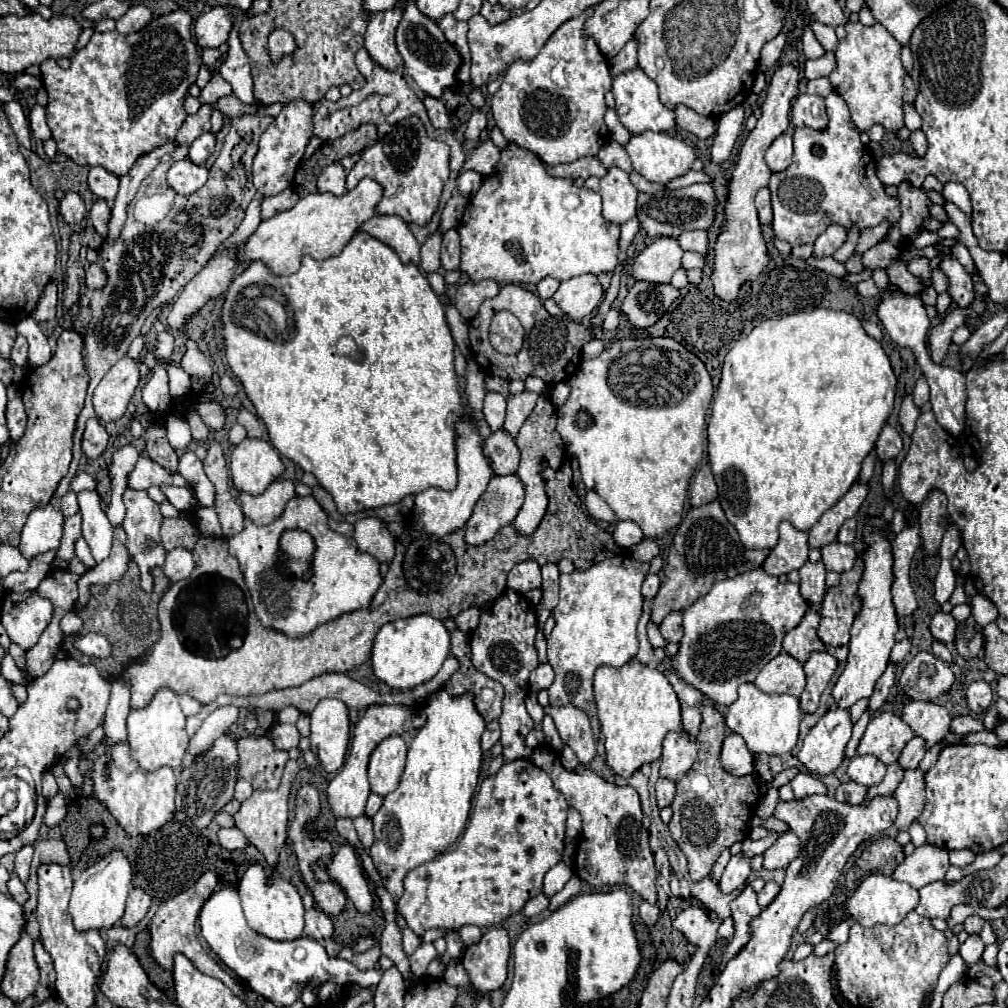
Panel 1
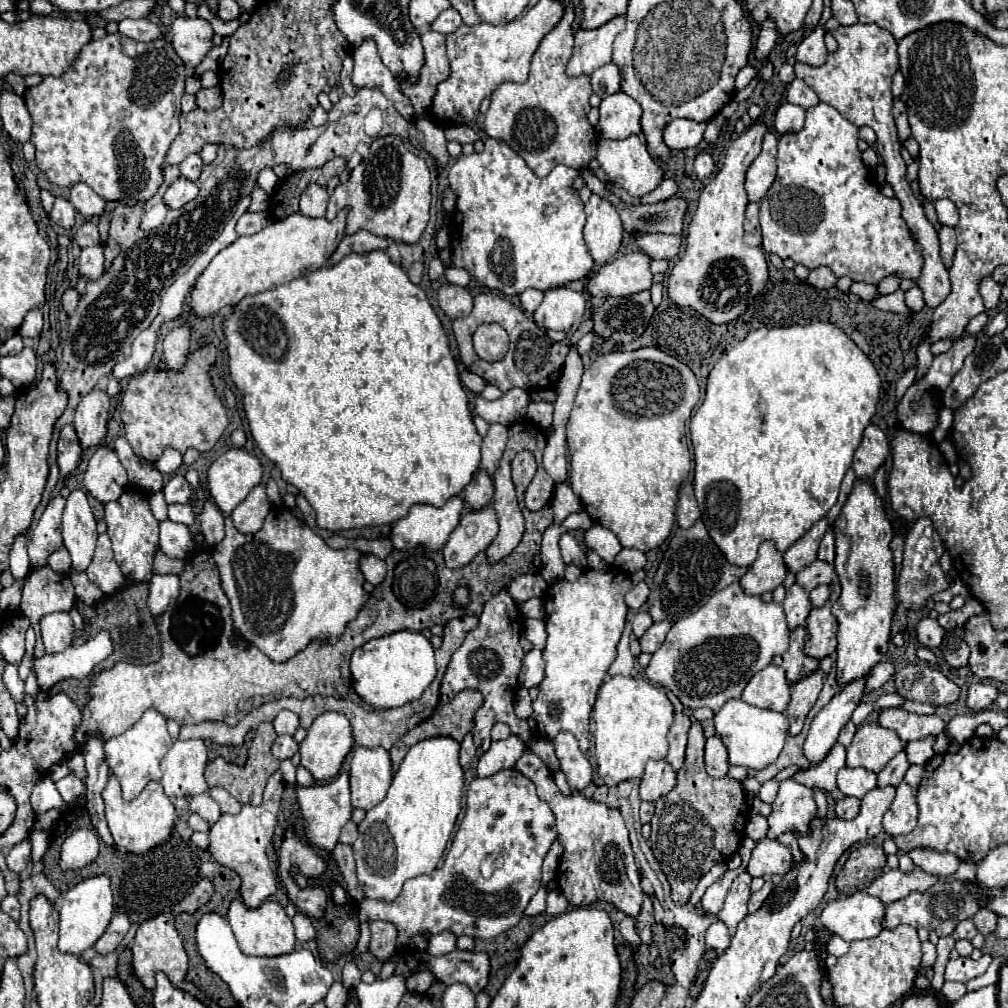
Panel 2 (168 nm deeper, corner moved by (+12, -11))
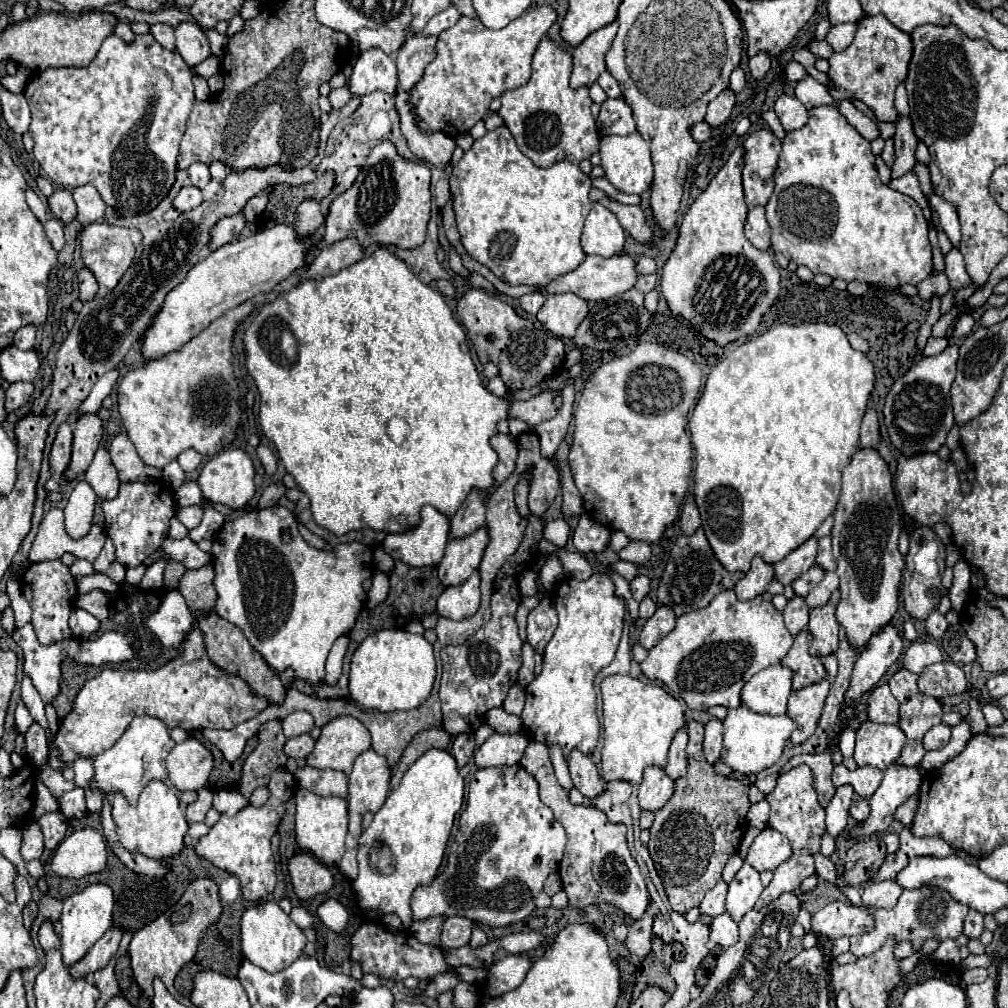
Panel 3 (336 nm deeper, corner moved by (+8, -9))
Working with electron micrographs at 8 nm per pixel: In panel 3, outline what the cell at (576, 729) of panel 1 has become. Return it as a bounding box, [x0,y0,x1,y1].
[567,749,605,799]

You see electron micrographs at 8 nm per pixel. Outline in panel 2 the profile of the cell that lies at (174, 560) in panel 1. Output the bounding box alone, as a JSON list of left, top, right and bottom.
[149,575,179,615]

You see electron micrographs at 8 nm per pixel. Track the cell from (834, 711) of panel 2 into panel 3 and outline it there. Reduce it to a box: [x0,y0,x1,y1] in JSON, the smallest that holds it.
[845,623,905,703]

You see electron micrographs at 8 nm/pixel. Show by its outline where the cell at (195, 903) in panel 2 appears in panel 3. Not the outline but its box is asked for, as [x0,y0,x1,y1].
[129,879,221,1003]

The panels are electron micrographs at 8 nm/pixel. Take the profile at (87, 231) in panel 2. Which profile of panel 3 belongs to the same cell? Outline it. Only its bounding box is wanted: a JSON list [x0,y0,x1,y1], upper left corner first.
[79,221,143,299]

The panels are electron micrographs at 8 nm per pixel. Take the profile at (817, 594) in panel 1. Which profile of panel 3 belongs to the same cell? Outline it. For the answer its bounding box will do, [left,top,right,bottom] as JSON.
[783,597,809,635]

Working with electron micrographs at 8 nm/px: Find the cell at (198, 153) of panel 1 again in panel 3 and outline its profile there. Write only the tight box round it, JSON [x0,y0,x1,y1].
[187,163,211,189]

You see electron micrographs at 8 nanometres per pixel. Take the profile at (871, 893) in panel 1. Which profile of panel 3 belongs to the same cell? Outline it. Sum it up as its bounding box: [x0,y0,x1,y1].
[811,903,873,939]

